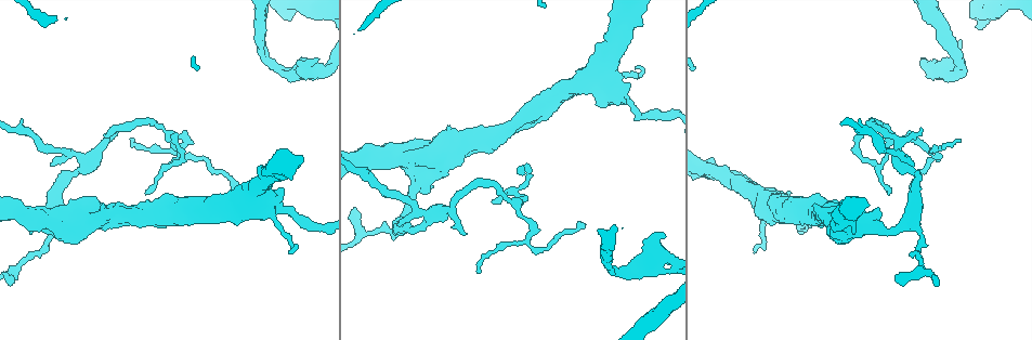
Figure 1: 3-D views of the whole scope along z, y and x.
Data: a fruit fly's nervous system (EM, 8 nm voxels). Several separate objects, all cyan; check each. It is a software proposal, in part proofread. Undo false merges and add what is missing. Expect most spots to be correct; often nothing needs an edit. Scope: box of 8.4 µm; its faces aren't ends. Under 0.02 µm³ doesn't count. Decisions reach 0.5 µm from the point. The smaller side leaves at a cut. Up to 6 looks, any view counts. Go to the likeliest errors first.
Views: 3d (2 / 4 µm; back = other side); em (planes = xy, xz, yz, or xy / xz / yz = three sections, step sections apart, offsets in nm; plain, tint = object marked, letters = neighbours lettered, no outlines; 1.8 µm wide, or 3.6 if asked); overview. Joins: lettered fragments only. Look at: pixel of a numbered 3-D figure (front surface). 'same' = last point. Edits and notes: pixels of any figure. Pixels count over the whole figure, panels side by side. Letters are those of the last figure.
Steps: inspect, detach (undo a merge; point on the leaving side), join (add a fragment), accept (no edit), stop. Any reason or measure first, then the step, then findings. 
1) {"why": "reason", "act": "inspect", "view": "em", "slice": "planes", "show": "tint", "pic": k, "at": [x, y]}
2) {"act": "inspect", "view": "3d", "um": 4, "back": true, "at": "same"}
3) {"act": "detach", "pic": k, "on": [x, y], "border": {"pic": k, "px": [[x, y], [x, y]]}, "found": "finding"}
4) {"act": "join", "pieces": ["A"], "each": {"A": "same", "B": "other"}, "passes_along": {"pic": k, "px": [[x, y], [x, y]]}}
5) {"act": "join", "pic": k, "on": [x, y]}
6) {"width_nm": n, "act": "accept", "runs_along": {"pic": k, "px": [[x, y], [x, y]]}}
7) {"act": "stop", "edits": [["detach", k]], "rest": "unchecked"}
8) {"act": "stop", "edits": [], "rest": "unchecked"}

{"act": "inspect", "view": "3d", "um": 4, "back": true, "pic": 1, "at": [664, 236]}

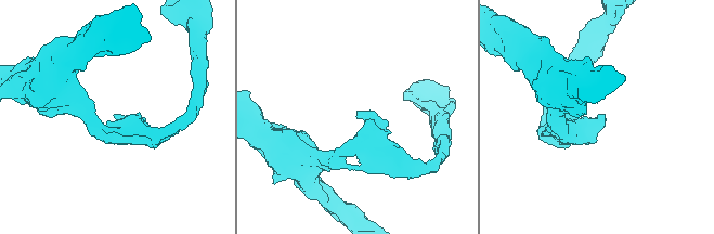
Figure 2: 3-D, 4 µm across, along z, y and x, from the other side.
{"act": "inspect", "view": "em", "slice": "planes", "show": "letters", "pic": 2, "at": [599, 115]}

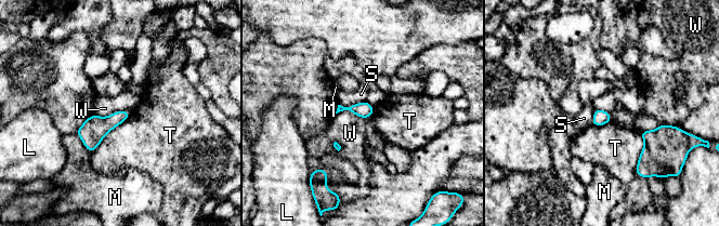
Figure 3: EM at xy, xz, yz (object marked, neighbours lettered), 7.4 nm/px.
{"longest_contact_nm": ["T", 360], "act": "accept", "each": {"L": "other", "M": "other", "S": "other", "T": "other", "W": "other"}, "found": "no lettered fragment goes on from it"}

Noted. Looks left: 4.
{"why": "a fork", "act": "inspect", "view": "3d", "um": 4, "pic": 1, "at": [618, 90]}

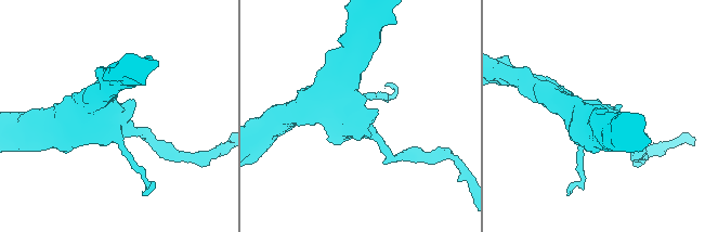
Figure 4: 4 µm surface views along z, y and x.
{"why": "need the tissue", "act": "inspect", "view": "em", "um": 3.6, "slice": "yz", "step": 16, "show": "tint", "pic": 4, "at": [355, 121]}

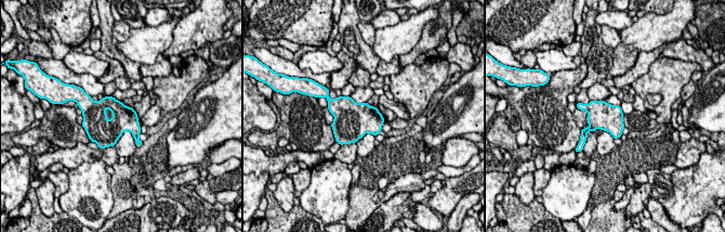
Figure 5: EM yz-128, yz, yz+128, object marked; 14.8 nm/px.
{"act": "inspect", "view": "em", "um": 3.6, "slice": "planes", "show": "letters", "at": "same"}

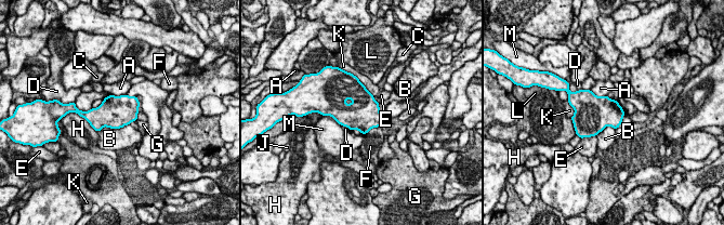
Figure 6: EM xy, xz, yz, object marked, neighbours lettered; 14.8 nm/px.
{"act": "accept", "each": {"A": "other", "B": "other", "C": "other", "D": "other", "E": "other", "F": "other", "G": "other", "H": "other", "J": "other", "K": "other", "L": "other", "M": "other"}, "border": {"pic": 6, "px": [[129, 123], [104, 127], [99, 132]]}, "found": "one neuron here"}

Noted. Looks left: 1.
{"why": "sudden change in width", "act": "inspect", "view": "em", "um": 3.6, "slice": "planes", "show": "letters", "pic": 1, "at": [862, 223]}

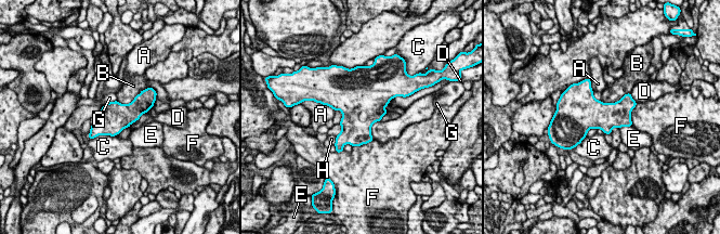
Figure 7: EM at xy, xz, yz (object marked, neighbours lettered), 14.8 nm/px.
{"width_nm": 420, "act": "accept", "each": {"A": "other", "B": "other", "C": "other", "D": "other", "E": "other", "F": "other", "G": "other", "H": "other"}, "border": {"pic": 7, "px": [[380, 120], [371, 127], [372, 139]]}, "found": "all the same neuron"}

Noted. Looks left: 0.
{"act": "stop", "edits": [], "rest": "unchecked"}

